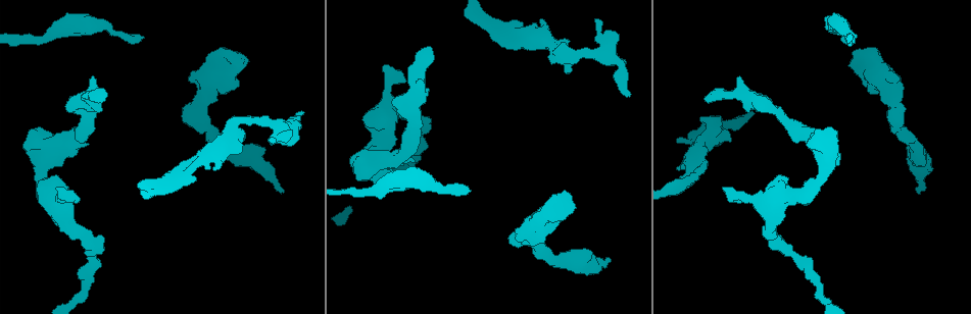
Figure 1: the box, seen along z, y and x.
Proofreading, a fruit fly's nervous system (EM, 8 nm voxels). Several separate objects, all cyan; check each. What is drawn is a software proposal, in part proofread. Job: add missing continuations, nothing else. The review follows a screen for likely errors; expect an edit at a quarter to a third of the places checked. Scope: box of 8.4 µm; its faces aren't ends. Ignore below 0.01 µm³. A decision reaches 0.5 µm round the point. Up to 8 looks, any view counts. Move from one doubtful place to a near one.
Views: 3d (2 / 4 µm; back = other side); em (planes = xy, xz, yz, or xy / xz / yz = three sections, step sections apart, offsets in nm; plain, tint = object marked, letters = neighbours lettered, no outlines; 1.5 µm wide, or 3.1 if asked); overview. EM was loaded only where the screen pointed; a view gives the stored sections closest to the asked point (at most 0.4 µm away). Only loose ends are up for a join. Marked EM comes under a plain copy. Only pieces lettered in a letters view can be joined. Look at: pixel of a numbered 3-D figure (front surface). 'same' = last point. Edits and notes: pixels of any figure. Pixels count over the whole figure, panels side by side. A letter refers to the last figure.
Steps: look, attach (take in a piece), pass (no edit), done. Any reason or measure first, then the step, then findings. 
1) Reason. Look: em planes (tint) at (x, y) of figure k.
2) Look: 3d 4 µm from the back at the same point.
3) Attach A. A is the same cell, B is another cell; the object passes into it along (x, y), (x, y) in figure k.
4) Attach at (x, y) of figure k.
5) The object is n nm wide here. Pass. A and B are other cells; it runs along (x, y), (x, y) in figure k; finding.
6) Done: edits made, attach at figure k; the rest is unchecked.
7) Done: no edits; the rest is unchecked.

An open end. Look: em planes (letters) at (65, 107) of figure 1.

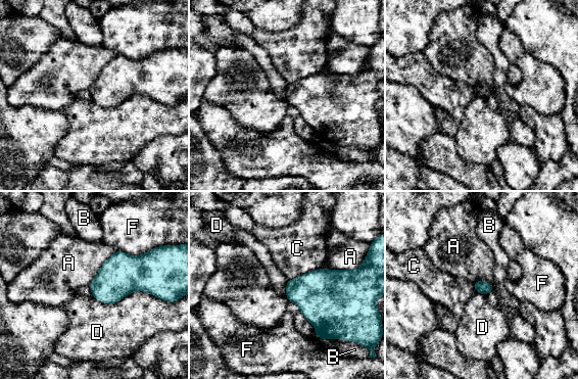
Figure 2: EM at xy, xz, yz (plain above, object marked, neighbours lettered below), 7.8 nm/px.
Pass. A, B, C, D and F are other cells; a border runs along (92, 295), (161, 299) in figure 2; no lettered piece goes on from it.

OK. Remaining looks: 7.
Tapers out. Look: 3d 4 µm at (143, 38) of figure 1.

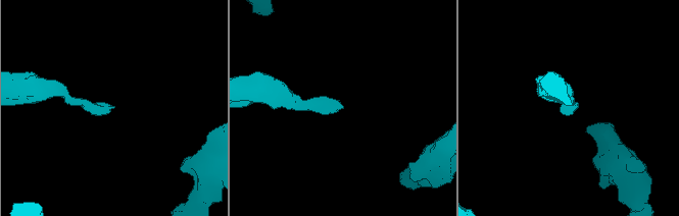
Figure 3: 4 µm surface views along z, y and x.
Look: em planes (letters) at (570, 108) of figure 3.

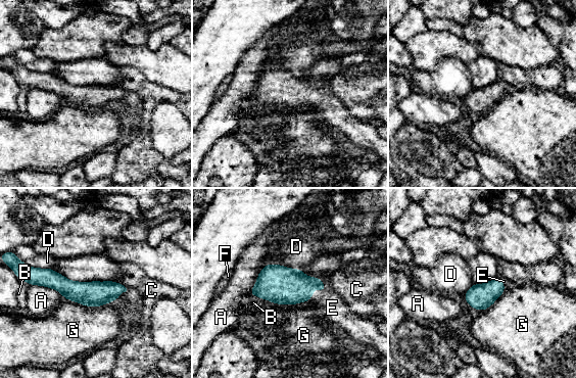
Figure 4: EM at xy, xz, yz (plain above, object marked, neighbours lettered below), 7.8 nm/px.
Attach at (332, 308) of figure 4. E is the same cell, A, B, C, D, F and G are other cells; the object passes into it along (278, 284), (302, 301), (332, 308) in figure 4; it goes on there.

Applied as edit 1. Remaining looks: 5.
An open end. Look: 3d 4 µm at (729, 142) of figure 1.

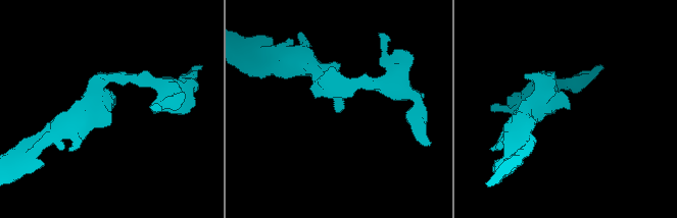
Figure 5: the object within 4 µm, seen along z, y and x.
Now the EM. Look: em xy step 4 (letters) at (110, 106) of figure 5.

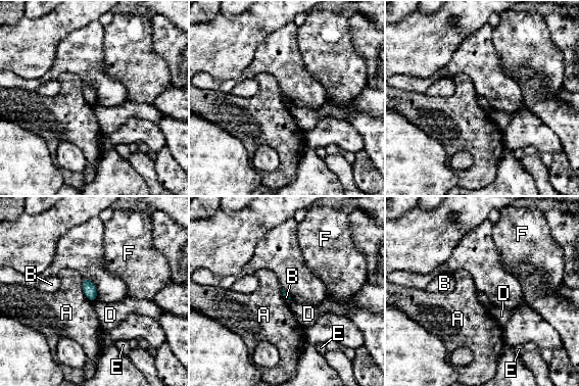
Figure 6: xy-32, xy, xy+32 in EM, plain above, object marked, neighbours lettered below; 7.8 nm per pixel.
Pass. A, B, D, E and F are other cells; a border runs along (96, 299), (93, 302) in figure 6; none of them fits.

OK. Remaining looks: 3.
Done: edits made, attach at figure 4; the rest is unchecked.

